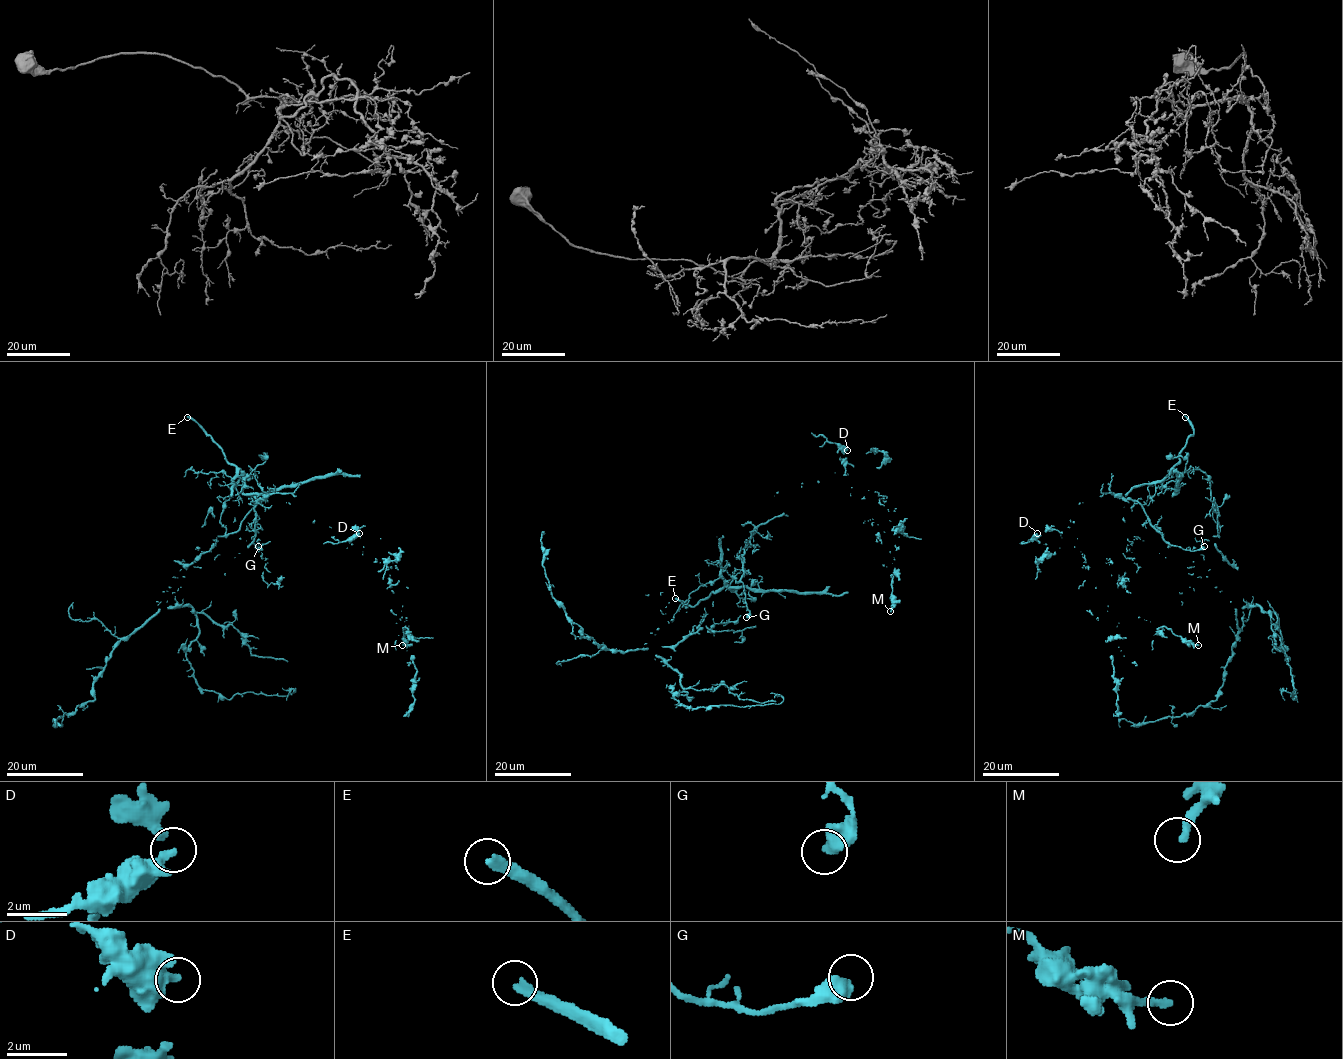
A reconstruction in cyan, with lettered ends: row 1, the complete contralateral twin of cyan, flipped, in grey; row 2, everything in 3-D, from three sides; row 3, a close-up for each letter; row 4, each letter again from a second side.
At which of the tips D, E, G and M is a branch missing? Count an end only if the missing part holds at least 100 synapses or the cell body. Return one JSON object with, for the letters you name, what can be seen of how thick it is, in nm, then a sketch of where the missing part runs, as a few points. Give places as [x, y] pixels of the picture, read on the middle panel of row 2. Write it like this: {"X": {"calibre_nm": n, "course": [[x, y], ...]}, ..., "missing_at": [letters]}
{"E": {"calibre_nm": 360, "course": [[675, 598], [655, 589], [614, 581], [569, 580], [535, 573], [529, 562], [525, 562]]}, "missing_at": ["E"]}

